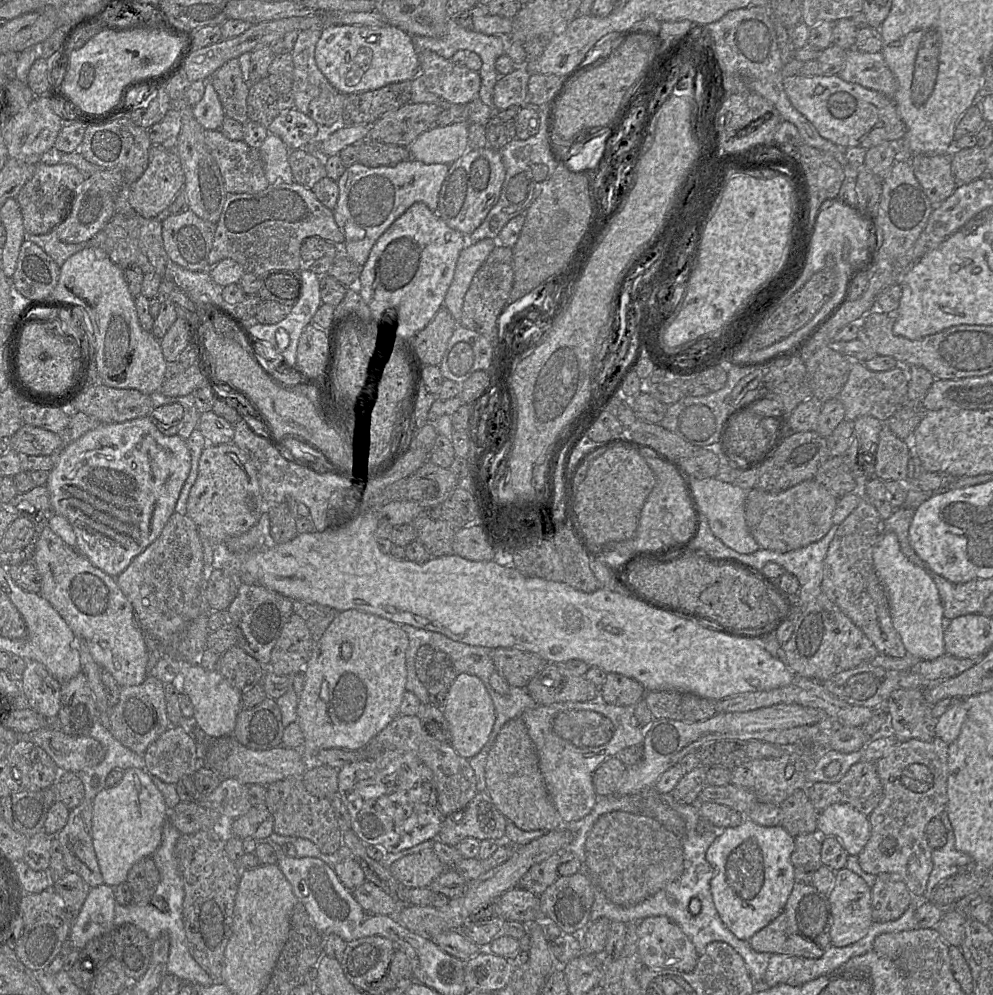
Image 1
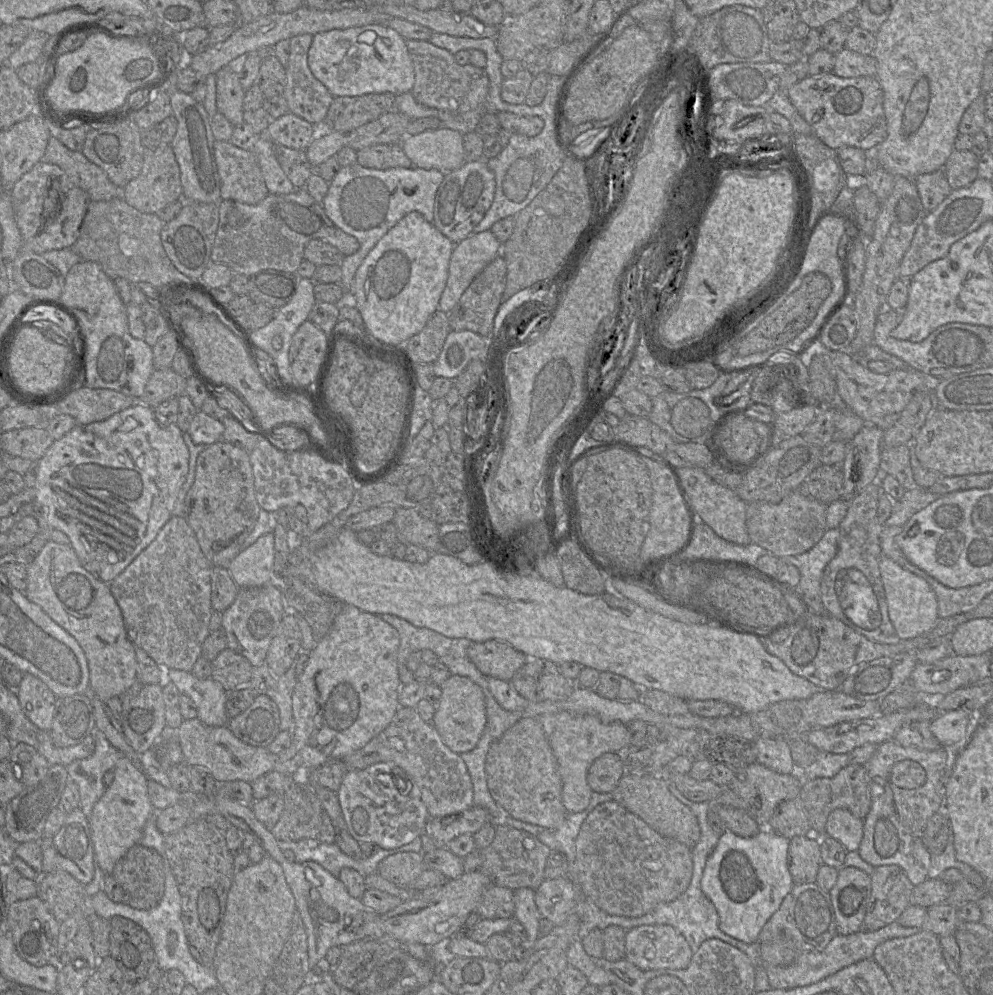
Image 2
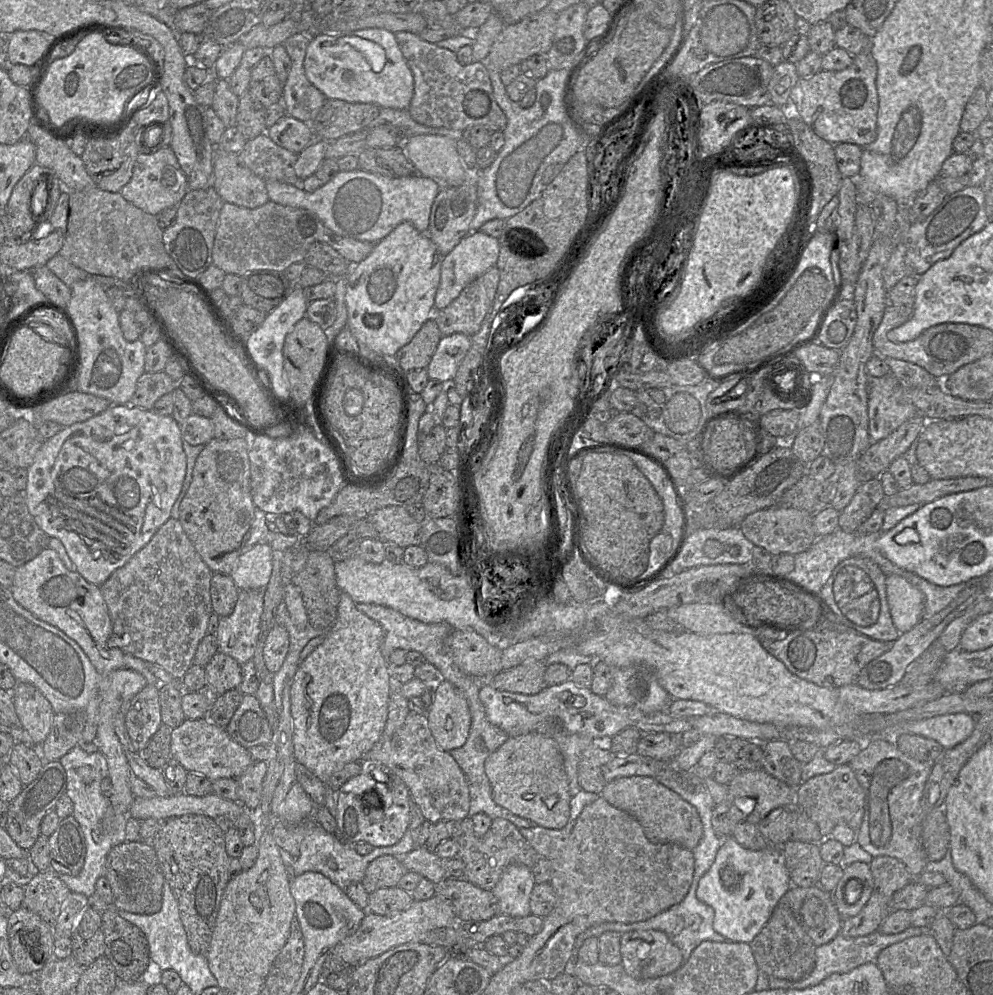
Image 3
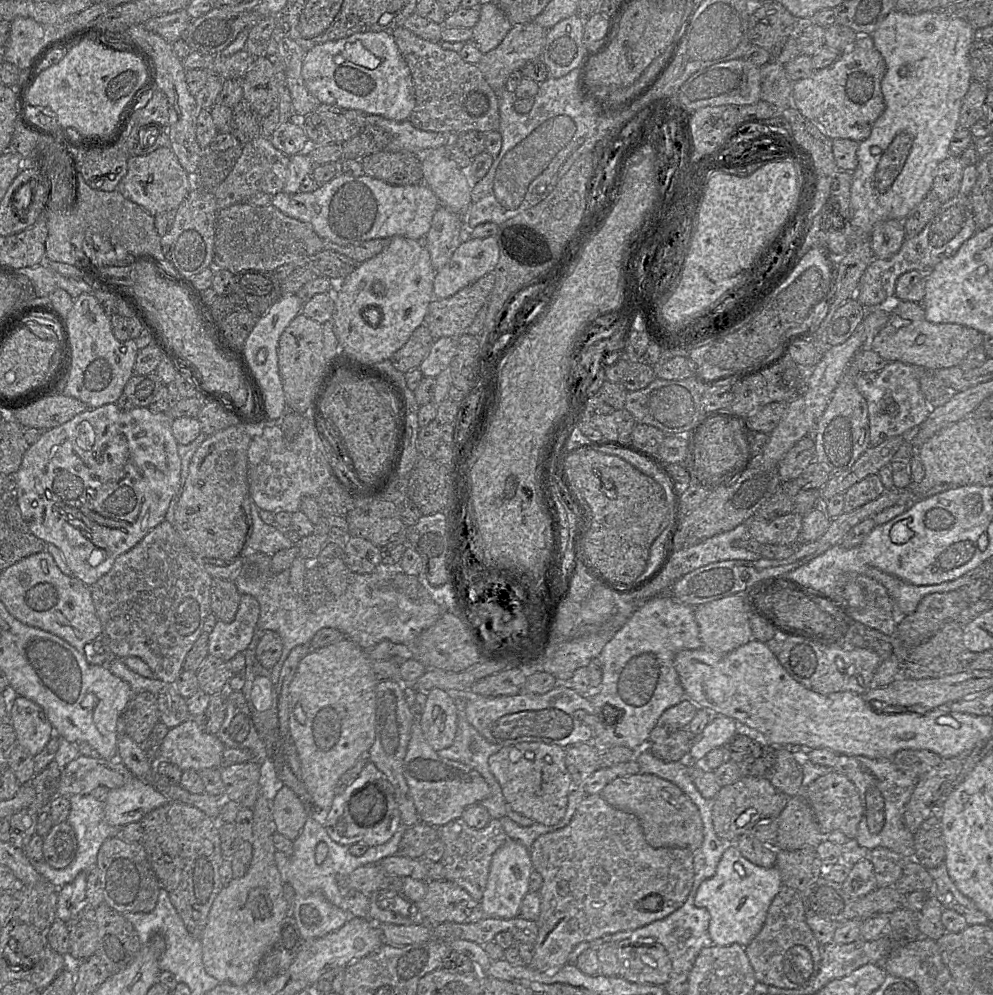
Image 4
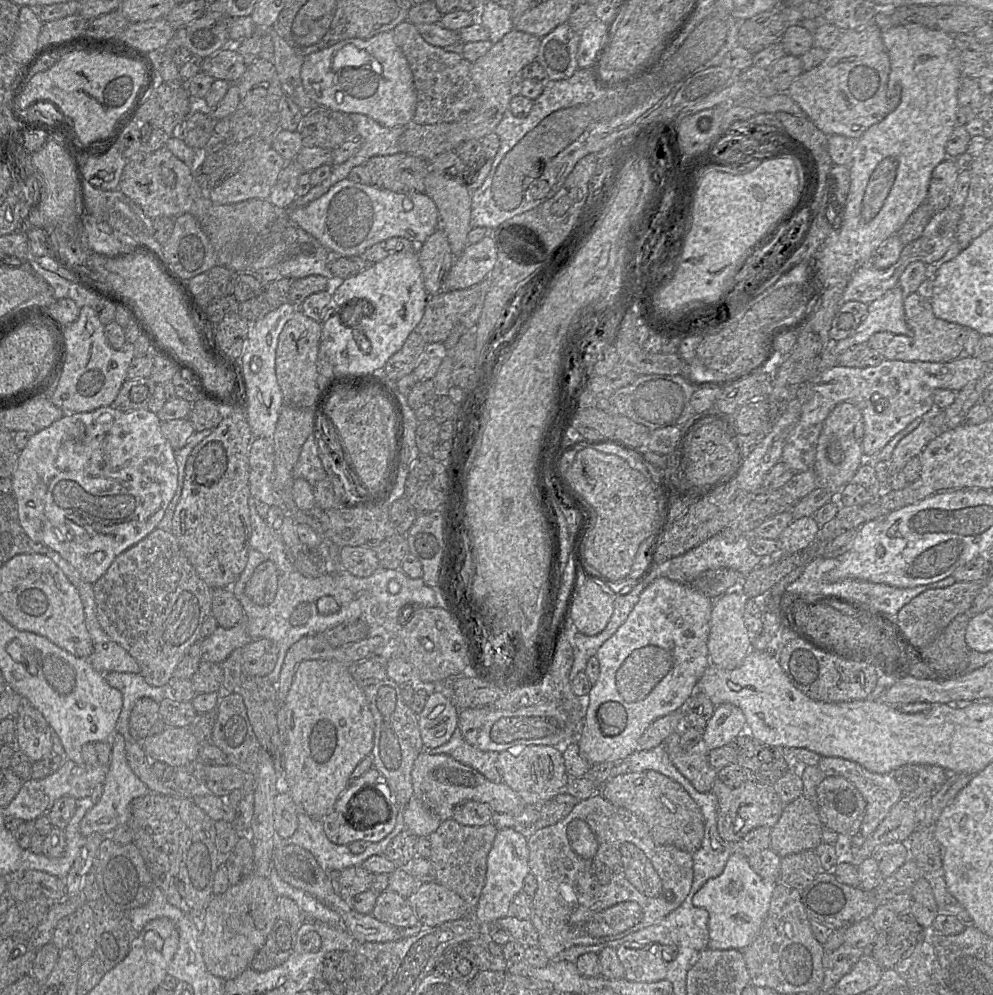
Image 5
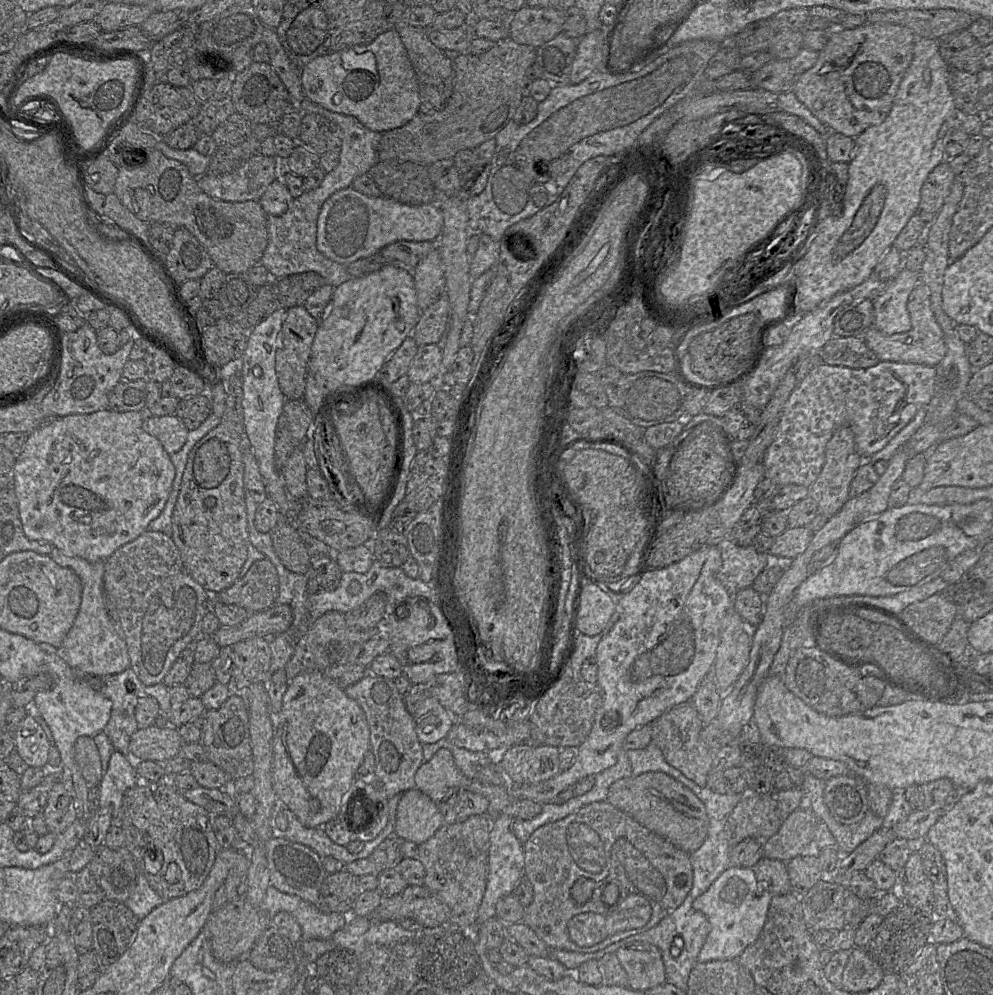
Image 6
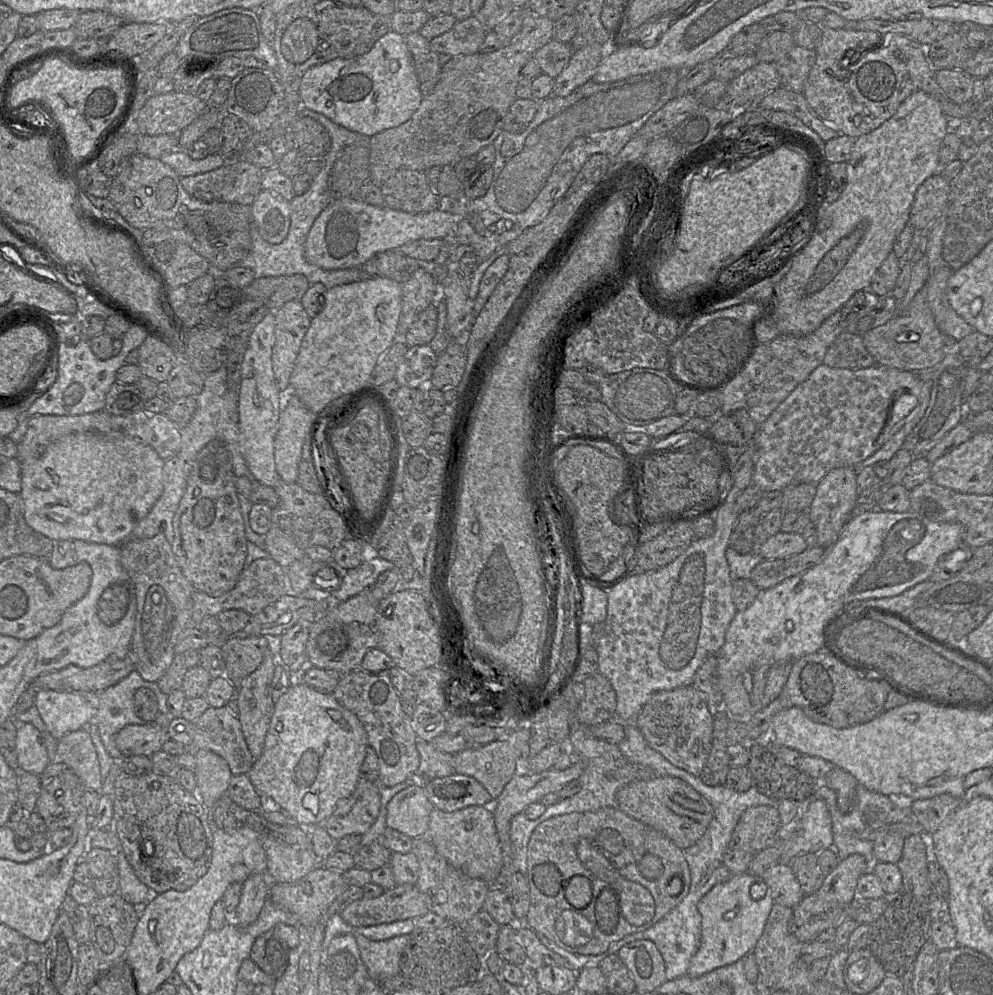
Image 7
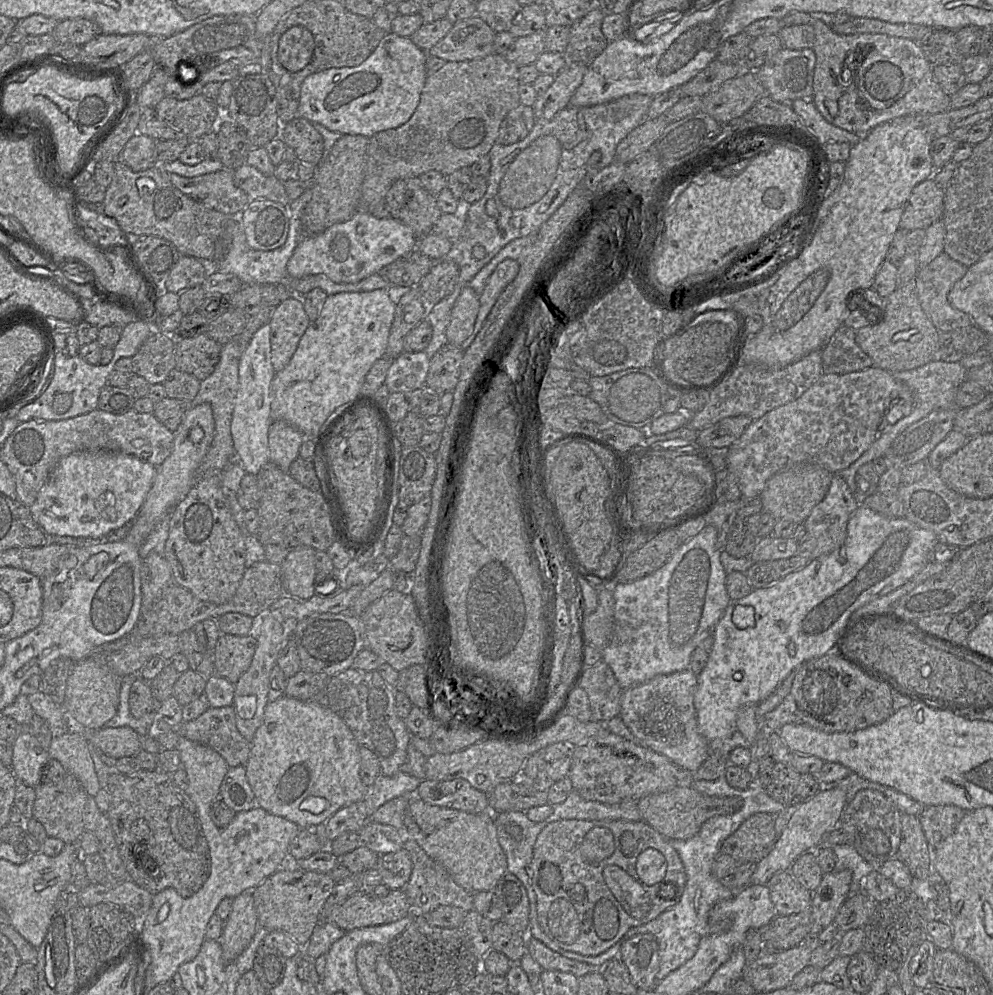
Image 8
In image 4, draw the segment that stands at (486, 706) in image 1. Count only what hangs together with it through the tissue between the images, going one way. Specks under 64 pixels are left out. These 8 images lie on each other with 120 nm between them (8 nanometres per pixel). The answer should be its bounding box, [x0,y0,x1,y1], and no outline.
[418,688,457,751]

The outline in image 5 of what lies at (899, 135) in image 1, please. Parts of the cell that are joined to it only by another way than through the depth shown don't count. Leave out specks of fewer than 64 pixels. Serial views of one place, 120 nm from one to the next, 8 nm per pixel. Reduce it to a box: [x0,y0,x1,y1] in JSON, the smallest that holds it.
[787,23,890,140]

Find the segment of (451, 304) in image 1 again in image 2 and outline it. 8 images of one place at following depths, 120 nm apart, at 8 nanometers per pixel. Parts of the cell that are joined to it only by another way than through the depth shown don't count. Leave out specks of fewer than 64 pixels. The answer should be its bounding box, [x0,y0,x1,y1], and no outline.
[438,230,502,313]

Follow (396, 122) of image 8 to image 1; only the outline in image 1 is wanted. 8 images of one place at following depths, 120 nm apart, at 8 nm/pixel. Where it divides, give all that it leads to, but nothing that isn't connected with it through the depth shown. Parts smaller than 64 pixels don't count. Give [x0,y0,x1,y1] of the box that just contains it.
[315,25,420,95]

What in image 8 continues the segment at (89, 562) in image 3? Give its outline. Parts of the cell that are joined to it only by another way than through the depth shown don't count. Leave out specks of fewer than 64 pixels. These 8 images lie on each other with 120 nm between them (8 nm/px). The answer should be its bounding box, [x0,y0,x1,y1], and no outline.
[30,452,156,538]

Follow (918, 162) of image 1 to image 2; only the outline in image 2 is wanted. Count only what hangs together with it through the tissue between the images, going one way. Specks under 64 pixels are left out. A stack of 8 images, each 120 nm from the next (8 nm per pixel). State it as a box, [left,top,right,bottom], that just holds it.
[914,169,952,212]

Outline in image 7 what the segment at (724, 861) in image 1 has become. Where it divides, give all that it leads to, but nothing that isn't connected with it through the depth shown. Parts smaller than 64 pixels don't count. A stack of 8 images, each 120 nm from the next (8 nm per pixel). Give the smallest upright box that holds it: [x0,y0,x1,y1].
[688,872,774,977]

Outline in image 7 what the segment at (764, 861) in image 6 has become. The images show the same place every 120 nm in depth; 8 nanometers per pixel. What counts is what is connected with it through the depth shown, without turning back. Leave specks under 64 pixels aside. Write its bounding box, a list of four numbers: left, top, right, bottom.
[761,862,805,908]

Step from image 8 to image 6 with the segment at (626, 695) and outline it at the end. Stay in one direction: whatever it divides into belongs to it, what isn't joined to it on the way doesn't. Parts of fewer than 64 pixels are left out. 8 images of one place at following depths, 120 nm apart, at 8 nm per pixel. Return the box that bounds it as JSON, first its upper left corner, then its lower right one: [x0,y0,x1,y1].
[651,700,715,787]

